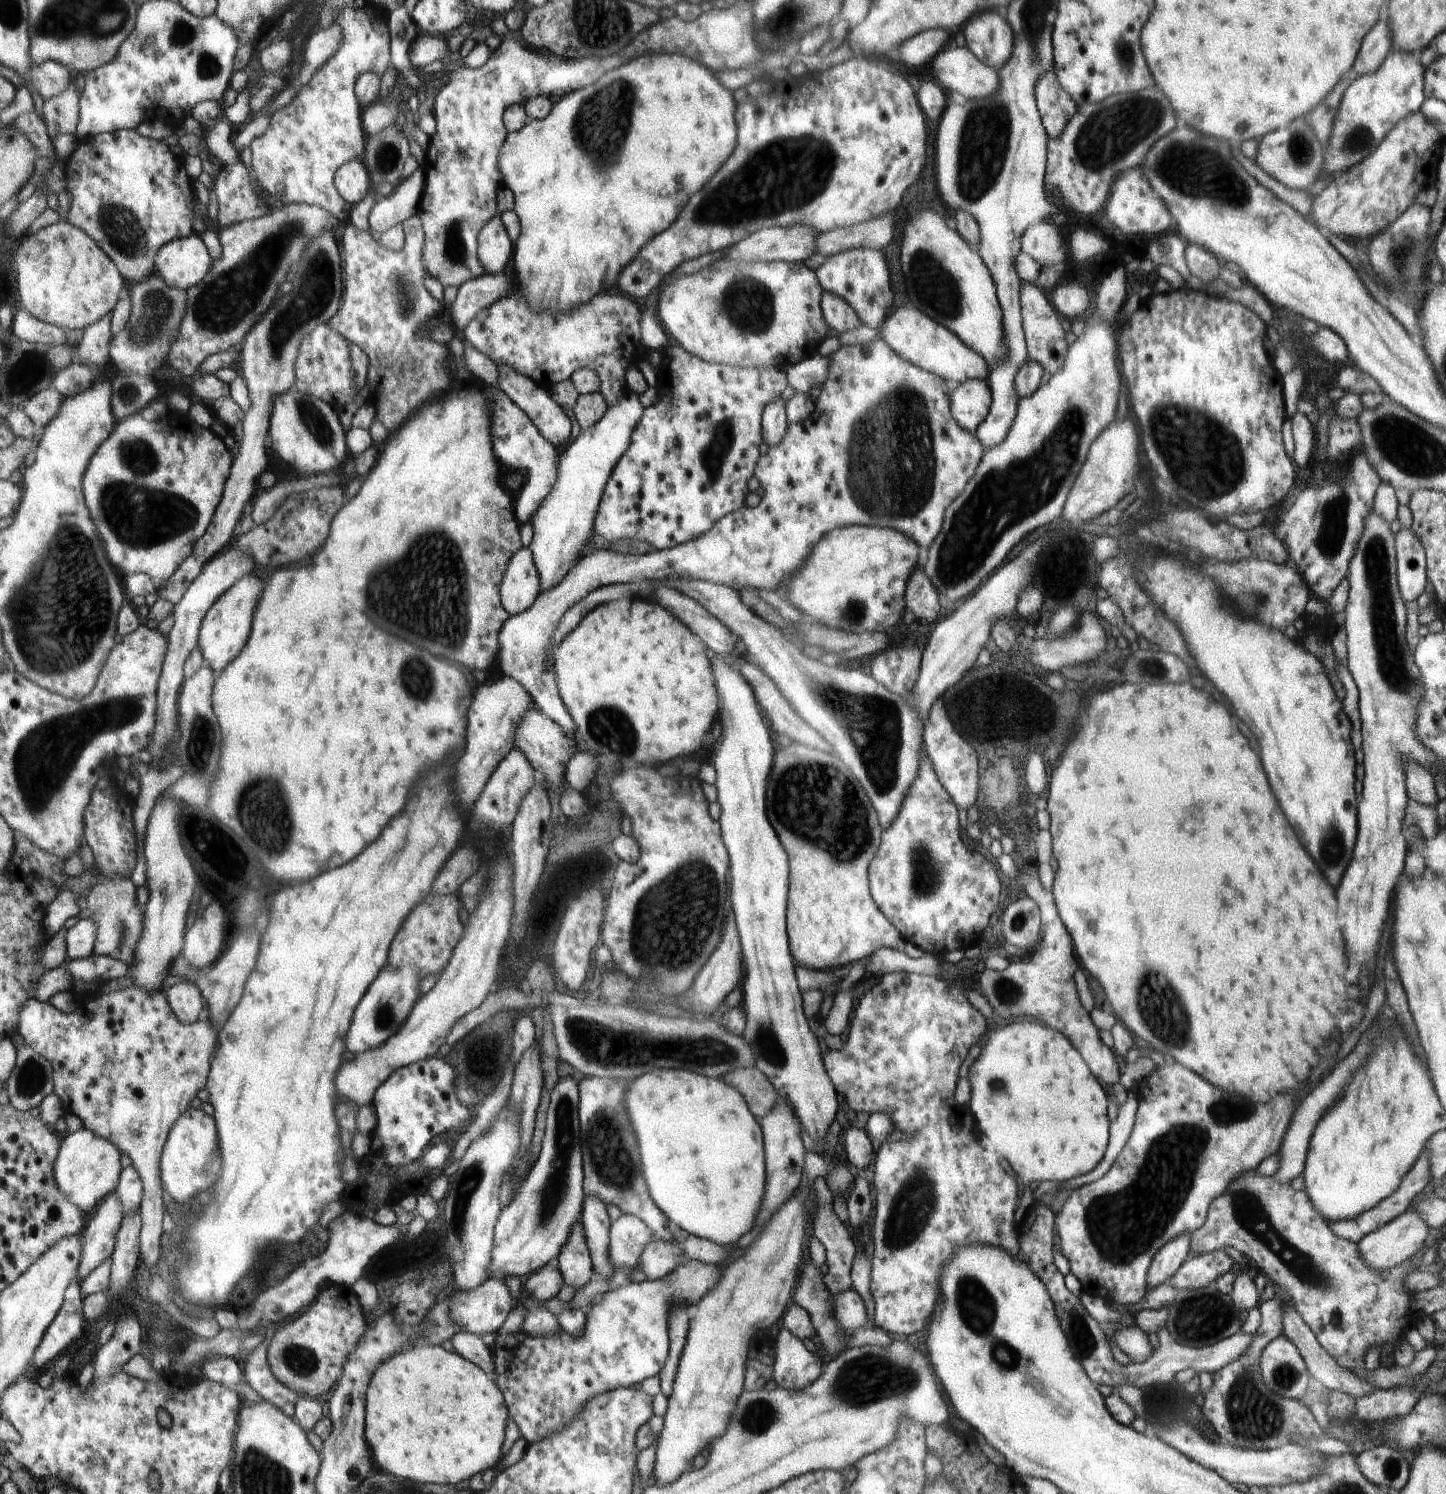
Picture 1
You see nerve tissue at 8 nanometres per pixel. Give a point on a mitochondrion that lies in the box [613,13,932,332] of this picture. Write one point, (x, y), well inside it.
(789, 173)

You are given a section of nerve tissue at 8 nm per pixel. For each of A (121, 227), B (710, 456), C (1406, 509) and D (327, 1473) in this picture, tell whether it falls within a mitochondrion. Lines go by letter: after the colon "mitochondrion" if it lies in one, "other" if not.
A: mitochondrion
B: other
C: other
D: other

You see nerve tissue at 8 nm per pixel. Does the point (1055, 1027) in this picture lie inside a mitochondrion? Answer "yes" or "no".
no

